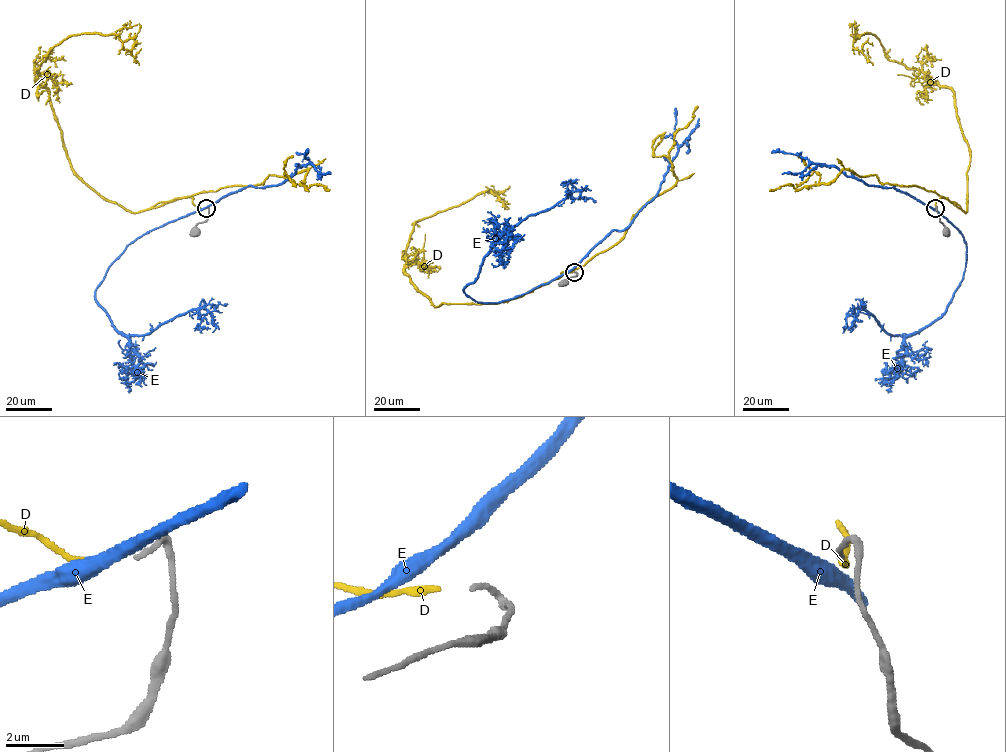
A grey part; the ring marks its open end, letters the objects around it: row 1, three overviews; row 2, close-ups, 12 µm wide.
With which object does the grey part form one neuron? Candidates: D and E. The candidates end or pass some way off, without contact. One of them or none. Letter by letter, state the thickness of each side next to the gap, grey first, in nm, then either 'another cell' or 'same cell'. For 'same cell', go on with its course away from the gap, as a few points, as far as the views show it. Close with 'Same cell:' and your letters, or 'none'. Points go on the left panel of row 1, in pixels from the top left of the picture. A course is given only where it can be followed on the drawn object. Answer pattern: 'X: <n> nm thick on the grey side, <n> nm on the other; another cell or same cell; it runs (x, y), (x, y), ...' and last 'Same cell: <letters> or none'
D: 180 nm thick on the grey side, 240 nm on the other; same cell; it runs (203, 208), (106, 201), (74, 171), (36, 81), (73, 35), (141, 48)
E: 180 nm thick on the grey side, 420 nm on the other; another cell
Same cell: D

